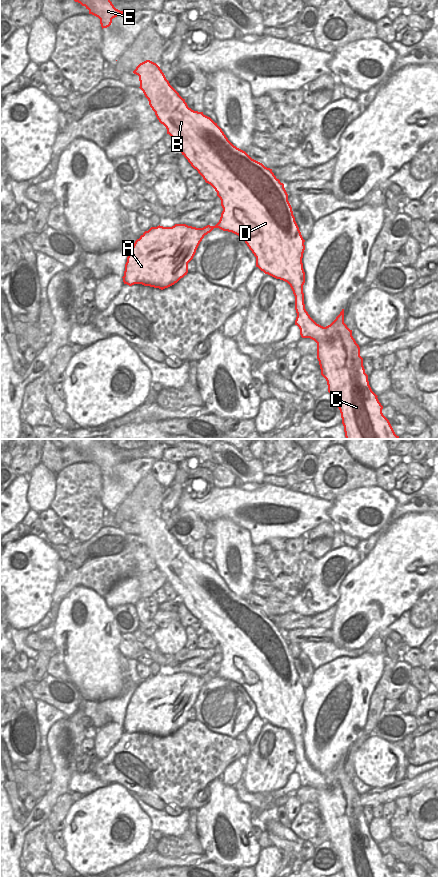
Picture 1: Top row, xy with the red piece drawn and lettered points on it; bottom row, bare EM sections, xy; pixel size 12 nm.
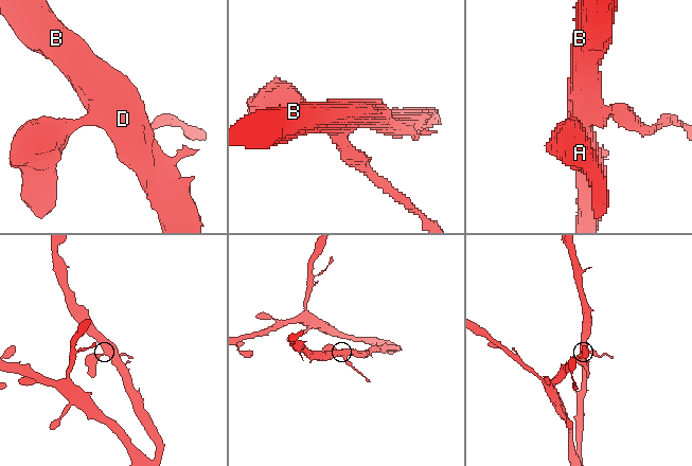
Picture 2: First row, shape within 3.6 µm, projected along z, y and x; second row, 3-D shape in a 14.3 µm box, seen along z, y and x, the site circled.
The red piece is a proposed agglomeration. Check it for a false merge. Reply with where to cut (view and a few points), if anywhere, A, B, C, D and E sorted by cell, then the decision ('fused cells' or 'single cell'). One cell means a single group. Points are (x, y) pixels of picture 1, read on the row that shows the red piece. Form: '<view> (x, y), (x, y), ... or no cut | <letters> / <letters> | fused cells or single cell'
no cut | A B C D E | single cell

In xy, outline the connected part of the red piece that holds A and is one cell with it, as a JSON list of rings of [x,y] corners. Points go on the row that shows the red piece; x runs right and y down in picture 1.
[[[146,60],[133,73],[139,76],[139,88],[178,150],[217,192],[223,211],[215,226],[196,228],[186,224],[175,224],[172,227],[159,225],[145,231],[135,241],[127,257],[122,277],[124,284],[142,284],[163,290],[187,275],[188,263],[193,259],[200,242],[214,228],[242,237],[256,257],[256,267],[290,285],[295,296],[295,325],[299,327],[302,338],[310,338],[317,343],[321,375],[326,379],[328,392],[340,410],[346,439],[400,439],[383,415],[383,406],[369,385],[360,347],[352,336],[352,330],[344,323],[344,309],[326,327],[317,324],[305,309],[305,272],[302,263],[305,240],[295,221],[284,184],[276,178],[272,169],[234,146],[210,117],[189,108],[156,63]]]

